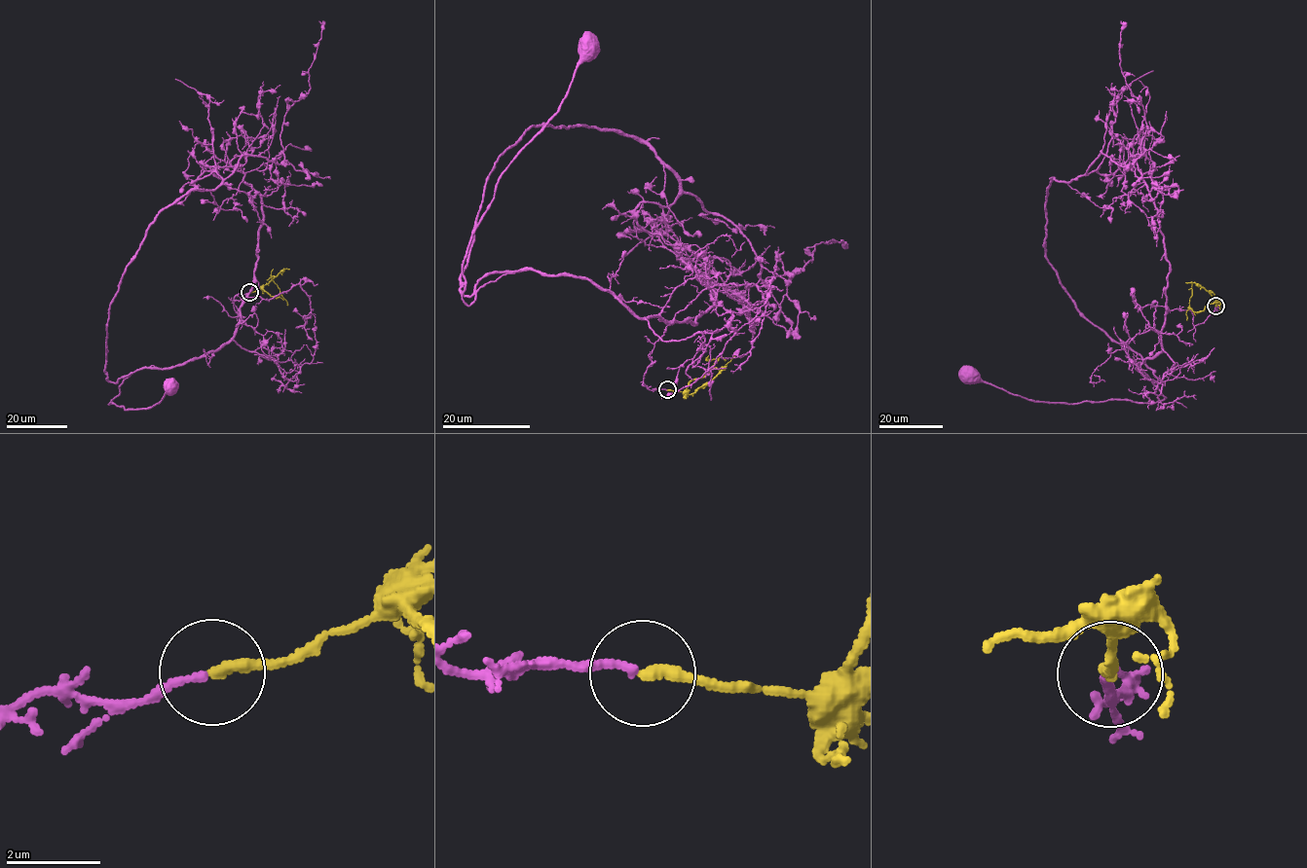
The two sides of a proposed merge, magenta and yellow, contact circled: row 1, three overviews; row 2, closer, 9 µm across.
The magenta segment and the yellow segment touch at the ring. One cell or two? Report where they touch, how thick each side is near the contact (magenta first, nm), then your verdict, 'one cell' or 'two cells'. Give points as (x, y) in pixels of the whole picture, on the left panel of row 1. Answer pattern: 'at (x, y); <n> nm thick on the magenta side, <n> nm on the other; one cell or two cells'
at (249, 292); 170 nm thick on the magenta side, 280 nm on the other; one cell

